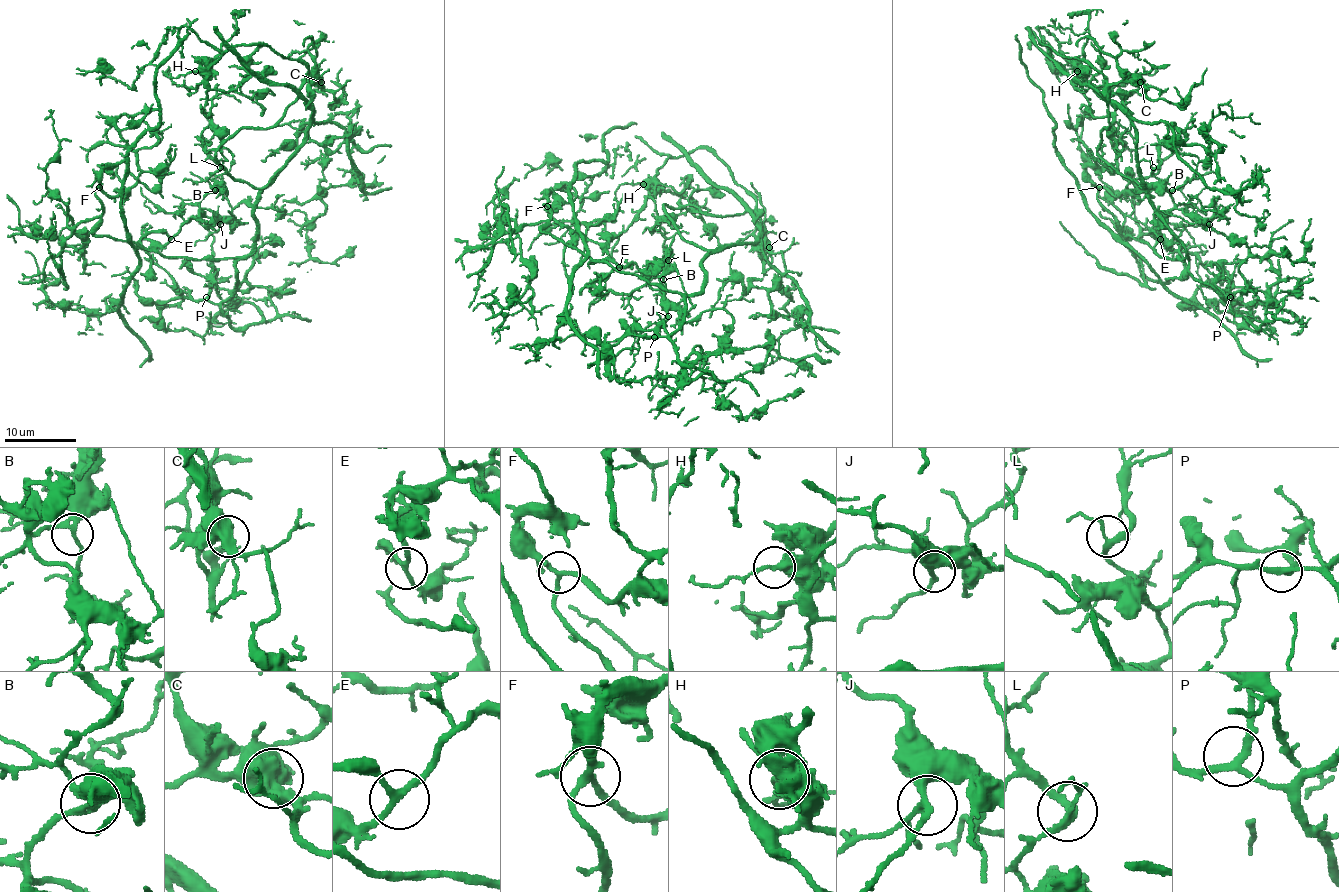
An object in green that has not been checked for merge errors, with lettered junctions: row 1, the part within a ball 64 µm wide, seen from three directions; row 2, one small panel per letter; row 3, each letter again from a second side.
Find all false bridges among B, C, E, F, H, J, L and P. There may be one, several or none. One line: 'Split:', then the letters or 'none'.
Split: none

